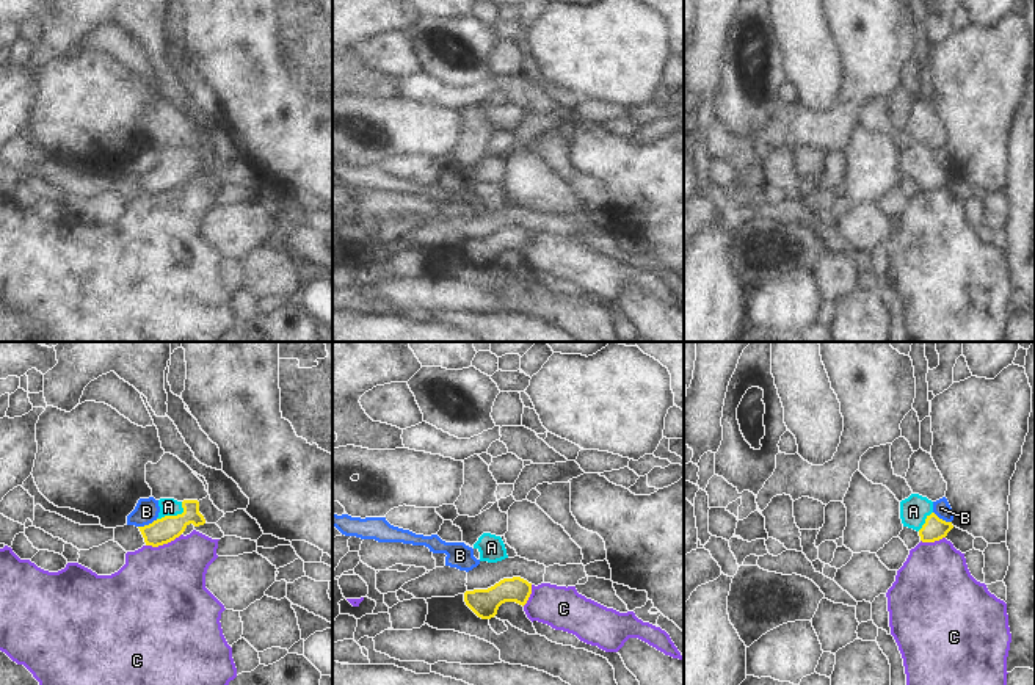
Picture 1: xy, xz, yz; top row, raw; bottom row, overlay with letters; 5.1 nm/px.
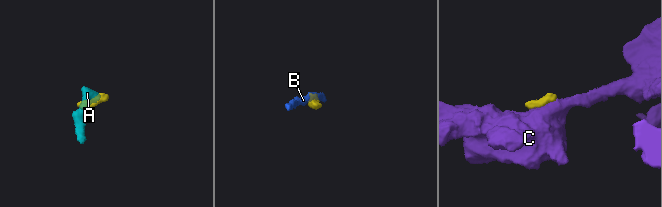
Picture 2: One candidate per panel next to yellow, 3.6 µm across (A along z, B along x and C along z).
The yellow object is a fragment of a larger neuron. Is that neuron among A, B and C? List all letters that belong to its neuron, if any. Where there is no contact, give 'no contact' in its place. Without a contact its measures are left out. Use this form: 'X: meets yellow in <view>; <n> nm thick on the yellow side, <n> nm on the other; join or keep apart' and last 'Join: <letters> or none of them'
A: meets yellow in xy; 130 nm thick on the yellow side, 100 nm on the other; join
B: meets yellow in xy; 130 nm thick on the yellow side, 120 nm on the other; keep apart
C: meets yellow in xy; 130 nm thick on the yellow side, 460 nm on the other; keep apart
Join: A

